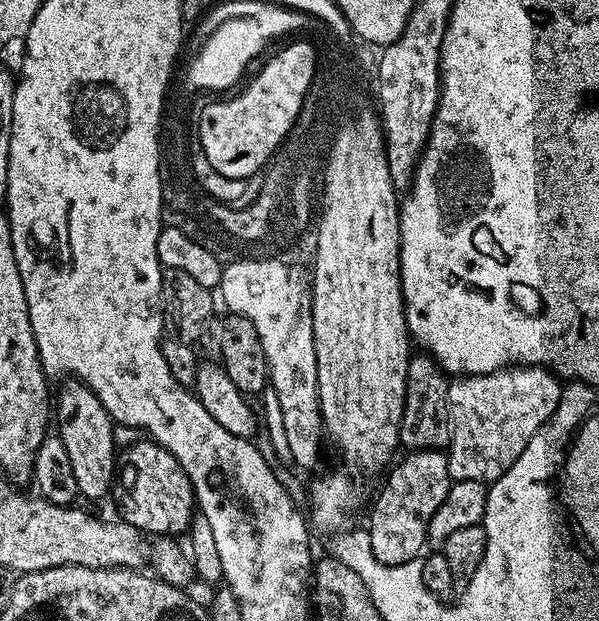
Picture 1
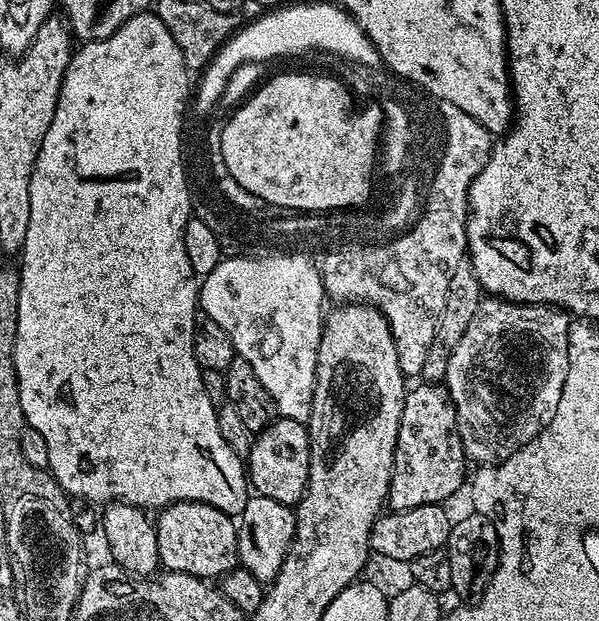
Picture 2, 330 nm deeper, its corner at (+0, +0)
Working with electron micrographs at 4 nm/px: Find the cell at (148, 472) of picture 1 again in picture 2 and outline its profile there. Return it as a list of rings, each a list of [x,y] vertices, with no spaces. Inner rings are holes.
[[[177,502],[159,509],[157,516],[160,517],[155,517],[154,525],[158,554],[161,565],[168,572],[192,572],[205,578],[221,575],[220,560],[227,558],[228,539],[236,532],[227,515],[209,508],[207,504]]]

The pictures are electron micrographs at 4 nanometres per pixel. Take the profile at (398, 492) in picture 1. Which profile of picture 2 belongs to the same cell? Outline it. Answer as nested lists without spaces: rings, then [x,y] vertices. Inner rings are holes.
[[[420,382],[404,397],[387,507],[393,512],[405,512],[414,506],[448,502],[463,484],[465,487],[464,464],[464,446],[456,430],[456,408],[448,399],[447,391],[435,384]]]

